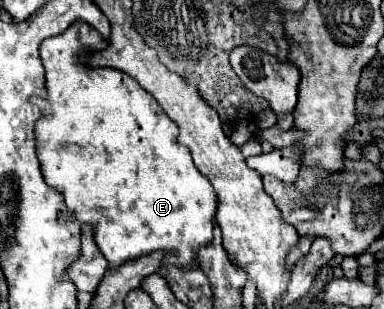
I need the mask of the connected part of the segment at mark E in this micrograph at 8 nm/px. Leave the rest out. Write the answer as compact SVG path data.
M73 22L73 26L69 26L63 34L59 36L51 36L41 44L41 62L45 68L45 88L47 88L47 98L39 100L39 106L43 110L43 116L35 122L35 132L37 132L37 156L41 160L41 170L45 176L45 182L57 190L61 190L63 194L63 202L67 208L71 208L71 216L61 216L59 222L67 222L67 220L75 220L81 226L89 226L93 232L93 240L97 244L97 248L101 250L101 254L107 258L109 262L109 270L119 268L121 264L129 262L129 260L137 260L141 256L147 256L151 252L165 252L163 260L161 260L161 268L199 268L199 250L207 244L211 244L213 240L213 226L215 226L215 214L217 214L217 196L215 190L211 186L211 182L195 168L189 148L181 146L177 142L177 124L173 120L167 118L167 114L163 114L161 106L155 102L155 98L141 88L141 84L131 78L129 74L115 70L115 68L87 68L85 62L81 62L77 58L77 52L81 52L83 48L95 48L101 50L105 48L107 42L101 40L101 36L97 34L97 30L93 32L89 24L85 22Z

